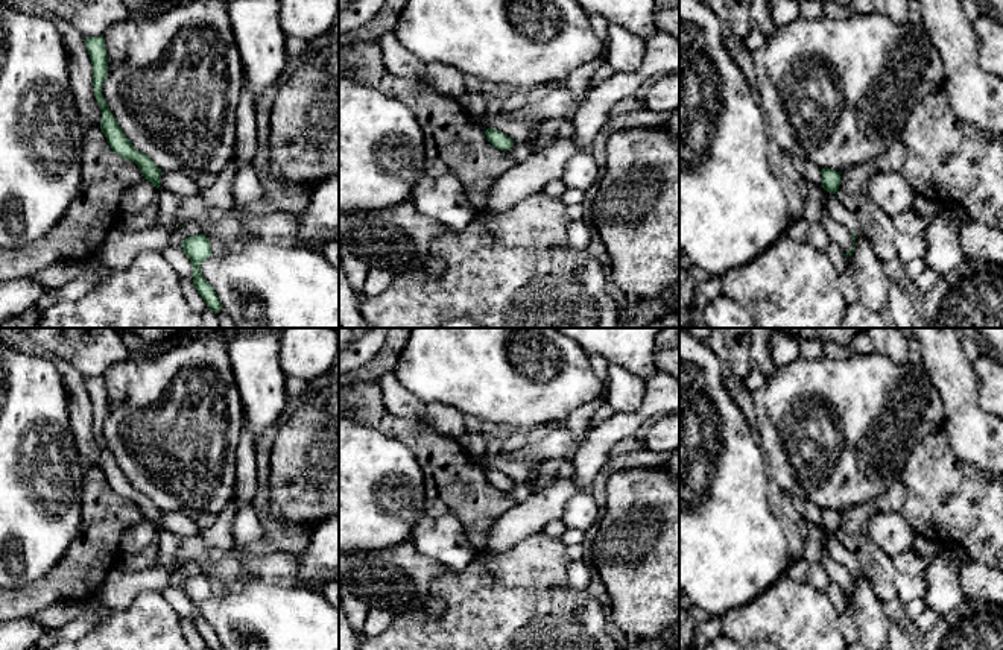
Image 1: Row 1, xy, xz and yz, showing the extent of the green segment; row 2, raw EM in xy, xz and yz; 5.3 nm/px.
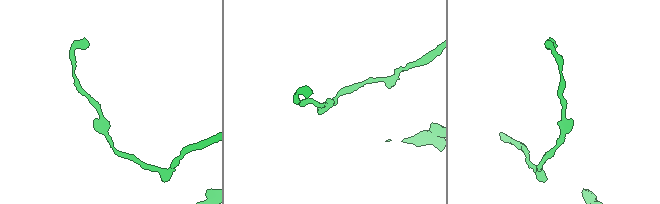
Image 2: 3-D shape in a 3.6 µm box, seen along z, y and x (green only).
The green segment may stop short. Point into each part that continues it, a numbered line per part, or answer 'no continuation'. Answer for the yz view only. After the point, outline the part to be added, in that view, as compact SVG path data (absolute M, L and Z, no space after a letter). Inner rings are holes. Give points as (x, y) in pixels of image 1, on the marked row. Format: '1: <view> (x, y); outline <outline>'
no continuation

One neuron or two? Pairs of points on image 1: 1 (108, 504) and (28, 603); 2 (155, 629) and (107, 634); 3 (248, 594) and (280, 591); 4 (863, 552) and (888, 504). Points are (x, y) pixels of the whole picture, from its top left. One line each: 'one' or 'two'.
1: one
2: one
3: one
4: one

